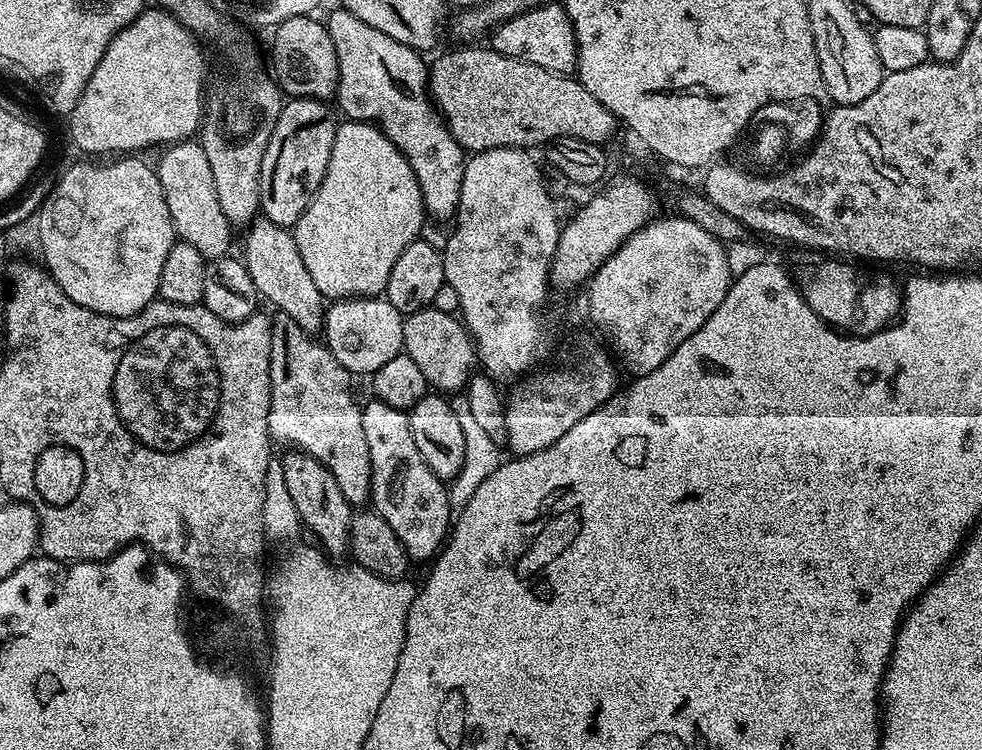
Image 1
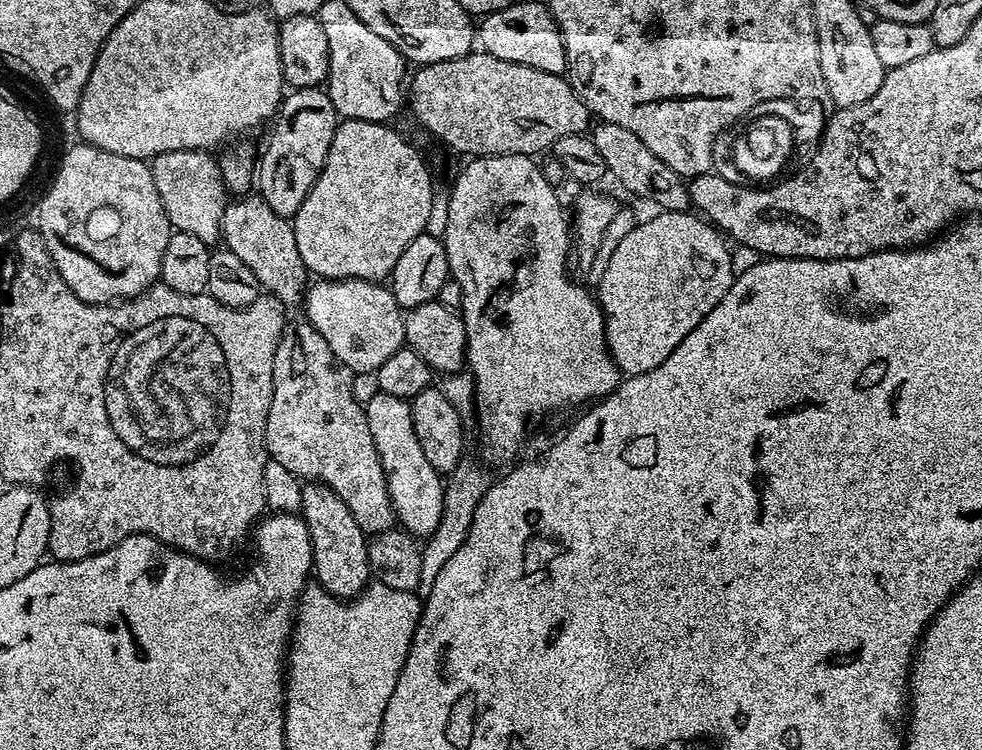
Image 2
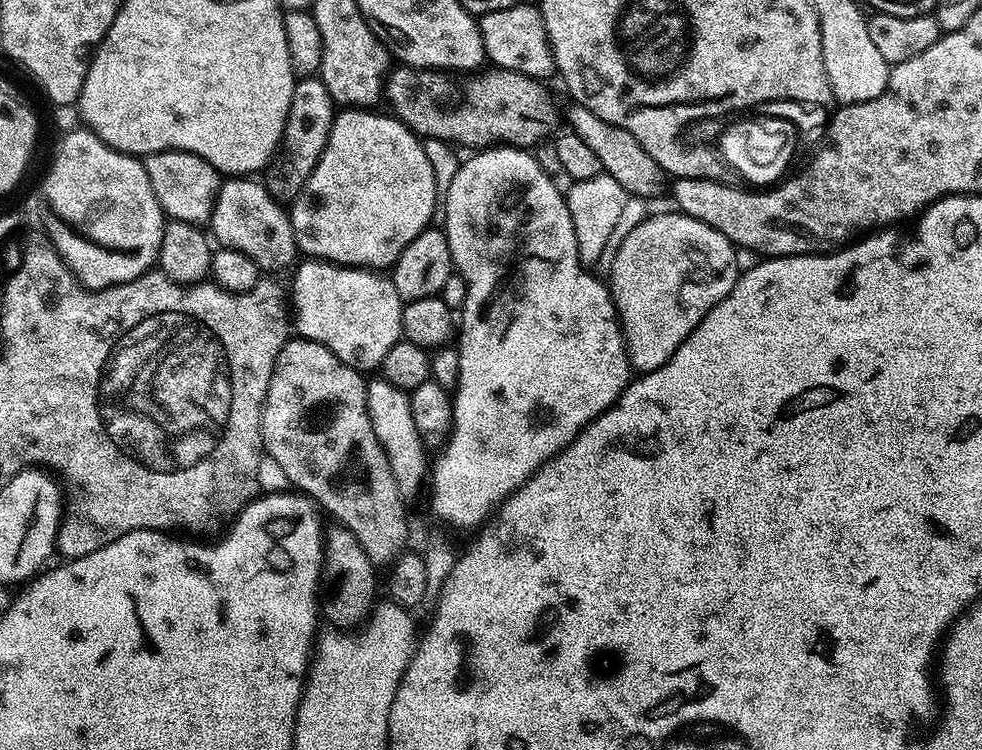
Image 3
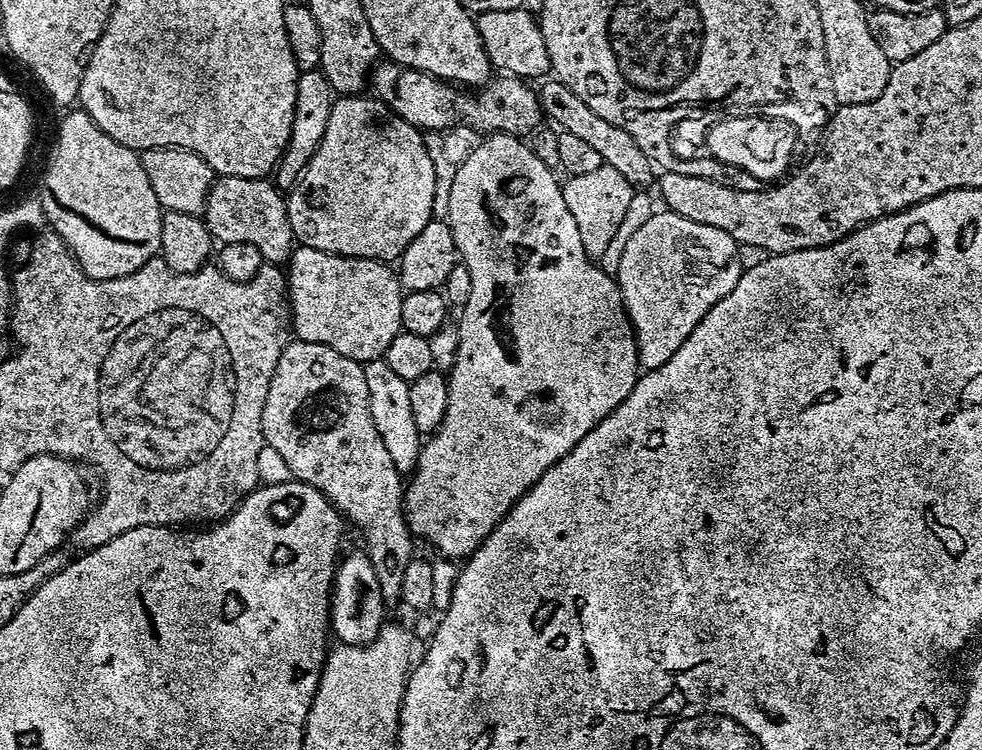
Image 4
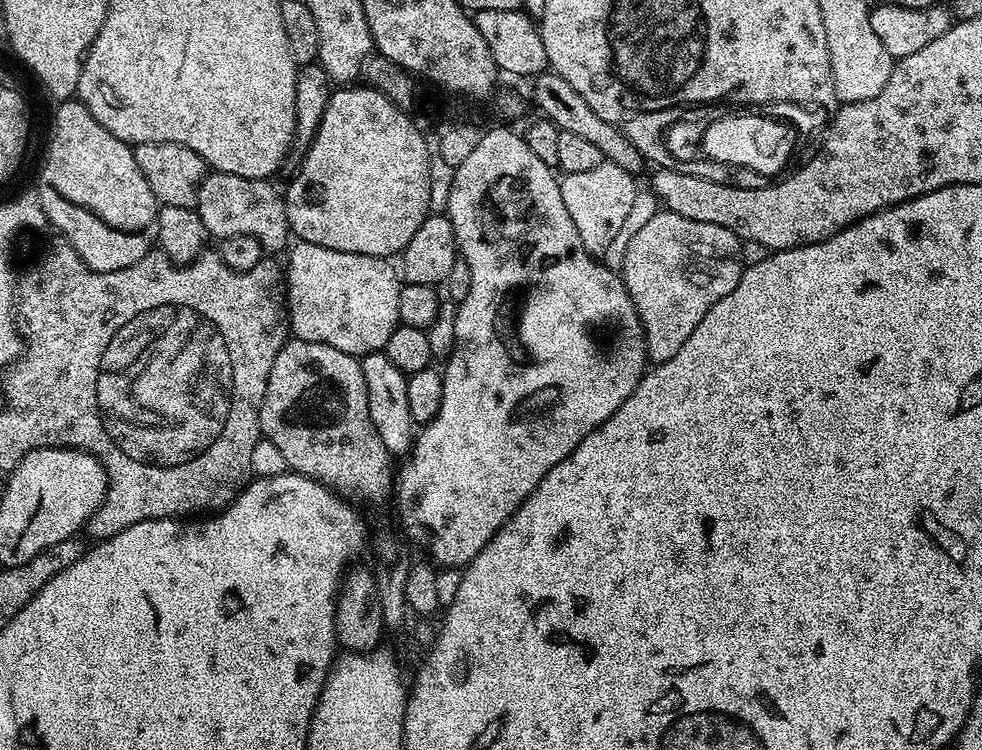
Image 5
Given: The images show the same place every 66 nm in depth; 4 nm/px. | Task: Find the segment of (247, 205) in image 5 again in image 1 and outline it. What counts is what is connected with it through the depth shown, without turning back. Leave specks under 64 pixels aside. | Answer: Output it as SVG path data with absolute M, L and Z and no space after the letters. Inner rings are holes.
M263 216L257 217L247 227L242 259L247 272L253 279L257 293L272 304L275 309L293 318L298 326L311 333L323 327L326 302L310 278L310 272L298 253L295 235L287 228L270 222Z

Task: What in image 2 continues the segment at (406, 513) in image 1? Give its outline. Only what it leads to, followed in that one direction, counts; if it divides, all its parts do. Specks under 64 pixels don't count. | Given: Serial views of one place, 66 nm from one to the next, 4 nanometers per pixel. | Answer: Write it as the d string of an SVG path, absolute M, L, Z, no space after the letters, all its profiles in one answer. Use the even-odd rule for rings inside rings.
M379 390L373 393L364 404L364 413L366 422L370 422L370 434L374 437L374 446L386 474L395 519L403 531L411 532L417 538L427 538L442 518L445 481L441 473L436 472L430 462L426 462L426 454L422 454L418 434L414 434L411 403Z

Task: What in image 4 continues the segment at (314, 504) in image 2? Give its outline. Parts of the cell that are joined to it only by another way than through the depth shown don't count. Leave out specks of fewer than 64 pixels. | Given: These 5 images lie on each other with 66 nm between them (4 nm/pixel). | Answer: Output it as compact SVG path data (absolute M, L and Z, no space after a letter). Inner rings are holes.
M360 551L346 556L337 563L336 575L332 578L330 628L339 643L369 644L380 632L381 625L386 622L386 602L382 598L376 567L370 562L368 555Z

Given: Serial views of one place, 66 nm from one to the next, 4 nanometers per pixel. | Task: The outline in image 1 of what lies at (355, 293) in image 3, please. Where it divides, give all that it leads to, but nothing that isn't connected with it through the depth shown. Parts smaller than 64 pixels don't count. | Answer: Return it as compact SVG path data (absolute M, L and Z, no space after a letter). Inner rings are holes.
M344 297L333 301L325 311L322 332L324 342L344 369L359 376L370 376L403 351L403 313L383 297Z

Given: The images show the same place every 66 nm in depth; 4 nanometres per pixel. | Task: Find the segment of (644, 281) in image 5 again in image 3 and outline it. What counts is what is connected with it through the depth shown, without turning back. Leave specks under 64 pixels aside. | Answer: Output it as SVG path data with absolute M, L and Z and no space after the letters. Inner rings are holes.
M679 210L671 211L664 212L661 216L649 215L640 225L635 226L630 234L626 235L626 240L622 242L618 254L615 255L613 270L606 279L608 291L611 292L612 301L616 307L616 316L620 320L620 328L624 332L624 347L628 349L628 362L640 374L653 372L668 363L668 359L672 357L674 350L678 350L678 346L682 346L682 342L686 342L686 338L696 329L698 322L702 322L702 318L706 318L708 311L718 302L722 302L722 298L726 298L730 294L730 290L736 285L738 275L736 248L731 240L728 240L718 230L711 228L706 222L698 222Z

